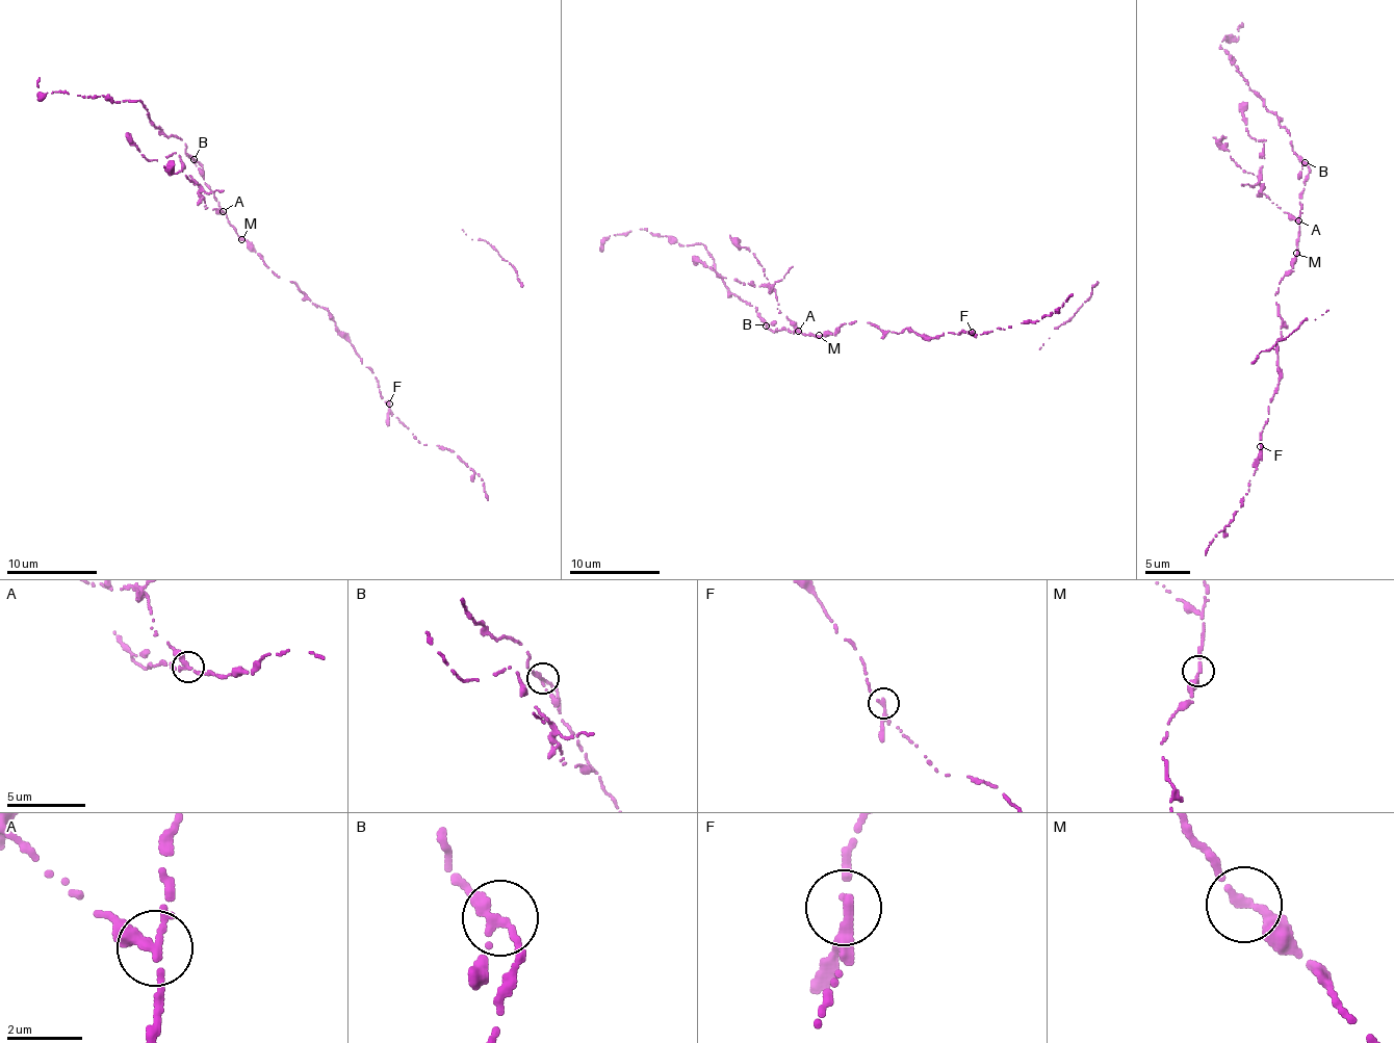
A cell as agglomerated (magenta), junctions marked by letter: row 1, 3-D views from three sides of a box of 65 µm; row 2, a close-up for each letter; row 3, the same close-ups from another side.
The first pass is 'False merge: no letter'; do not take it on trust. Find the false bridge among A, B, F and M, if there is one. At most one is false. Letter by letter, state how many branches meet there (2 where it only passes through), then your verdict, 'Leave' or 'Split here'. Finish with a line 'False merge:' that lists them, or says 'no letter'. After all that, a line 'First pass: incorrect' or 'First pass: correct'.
A: Branches: 3. Split here
B: Branches: 3. Leave
F: Branches: 3. Leave
M: Branches: 2. Leave
False merge: A
First pass: incorrect

